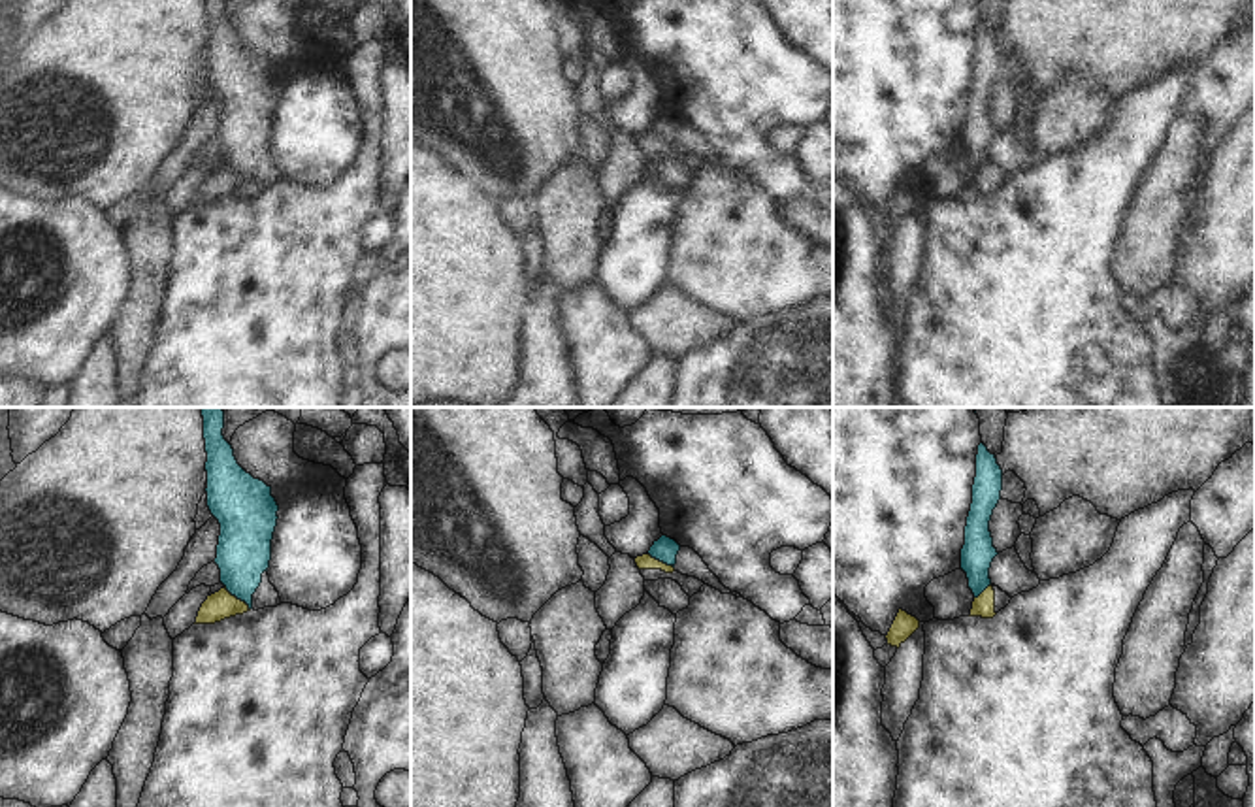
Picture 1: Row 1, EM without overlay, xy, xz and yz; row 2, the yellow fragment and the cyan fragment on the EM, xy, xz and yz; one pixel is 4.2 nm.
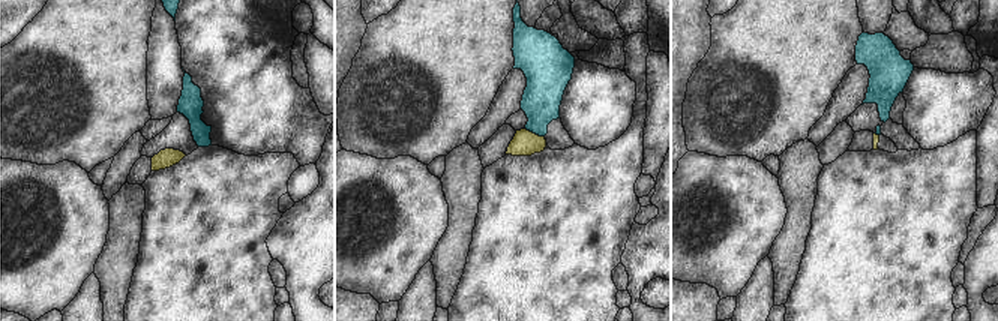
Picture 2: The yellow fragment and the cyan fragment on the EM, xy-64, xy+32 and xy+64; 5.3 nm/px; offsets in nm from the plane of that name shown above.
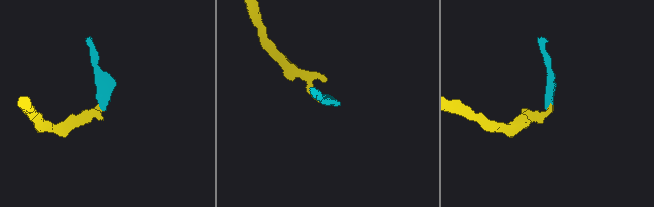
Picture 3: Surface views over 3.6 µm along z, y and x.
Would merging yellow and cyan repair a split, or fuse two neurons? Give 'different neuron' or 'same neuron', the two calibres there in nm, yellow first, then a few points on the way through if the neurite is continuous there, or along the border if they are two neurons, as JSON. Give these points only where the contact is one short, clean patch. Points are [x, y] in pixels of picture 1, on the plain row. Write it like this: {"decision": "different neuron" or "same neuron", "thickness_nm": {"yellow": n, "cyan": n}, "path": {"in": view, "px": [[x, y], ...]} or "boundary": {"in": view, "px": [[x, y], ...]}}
{"decision": "different neuron", "thickness_nm": {"yellow": 120, "cyan": 240}, "boundary": {"in": "xy", "px": [[225, 163], [249, 187]]}}

